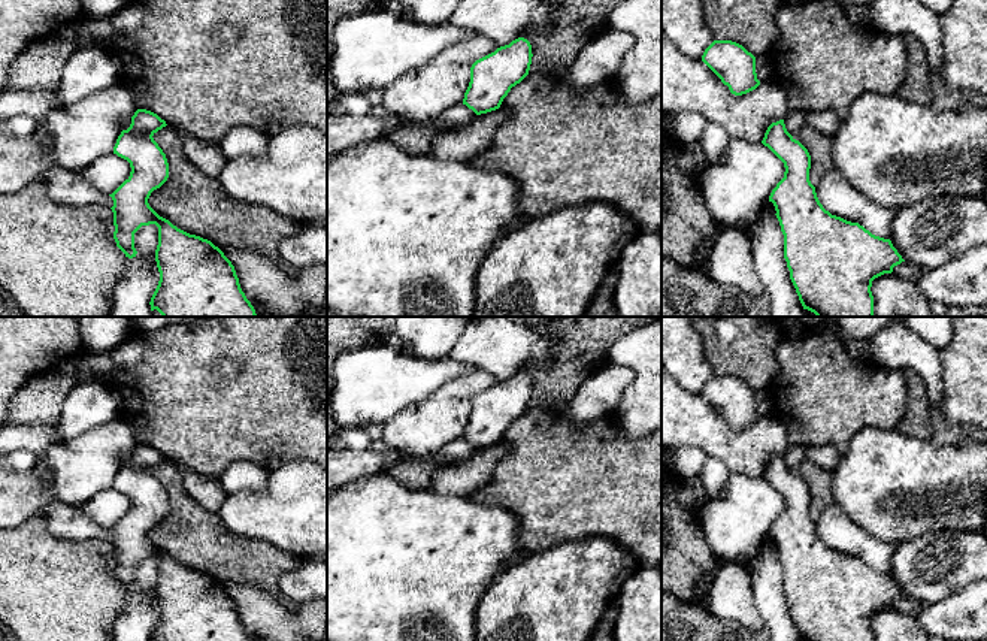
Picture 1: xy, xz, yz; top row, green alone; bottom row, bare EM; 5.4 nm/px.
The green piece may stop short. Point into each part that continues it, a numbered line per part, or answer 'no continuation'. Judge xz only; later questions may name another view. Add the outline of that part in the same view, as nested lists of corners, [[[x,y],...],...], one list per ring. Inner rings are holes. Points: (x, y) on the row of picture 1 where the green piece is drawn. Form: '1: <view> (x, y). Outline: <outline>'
1: xz (459, 115). Outline: [[[460,103],[448,111],[445,111],[442,115],[427,120],[427,124],[433,124],[443,128],[460,128],[466,124],[470,124],[476,118],[476,114],[469,109],[466,105]]]

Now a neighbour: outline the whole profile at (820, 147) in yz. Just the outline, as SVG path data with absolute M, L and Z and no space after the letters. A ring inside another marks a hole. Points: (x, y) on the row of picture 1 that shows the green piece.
M806 123L791 133L791 136L808 149L811 155L809 181L817 187L824 175L835 167L833 139L817 131Z

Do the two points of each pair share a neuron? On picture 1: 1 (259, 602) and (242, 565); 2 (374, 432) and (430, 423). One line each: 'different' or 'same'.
1: different
2: different

